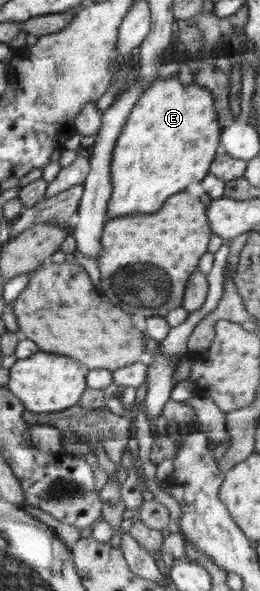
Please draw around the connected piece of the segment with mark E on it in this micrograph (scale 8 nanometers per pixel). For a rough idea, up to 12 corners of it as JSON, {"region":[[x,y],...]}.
{"region":[[156,79],[112,150],[108,221],[209,176],[210,89]]}

